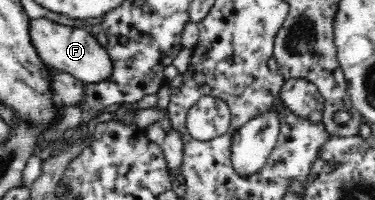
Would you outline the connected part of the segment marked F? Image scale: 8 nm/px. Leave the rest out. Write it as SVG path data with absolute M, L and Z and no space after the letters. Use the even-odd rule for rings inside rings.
M43 18L31 21L30 35L36 51L50 67L69 73L86 83L102 83L106 79L112 79L112 56L88 31Z

